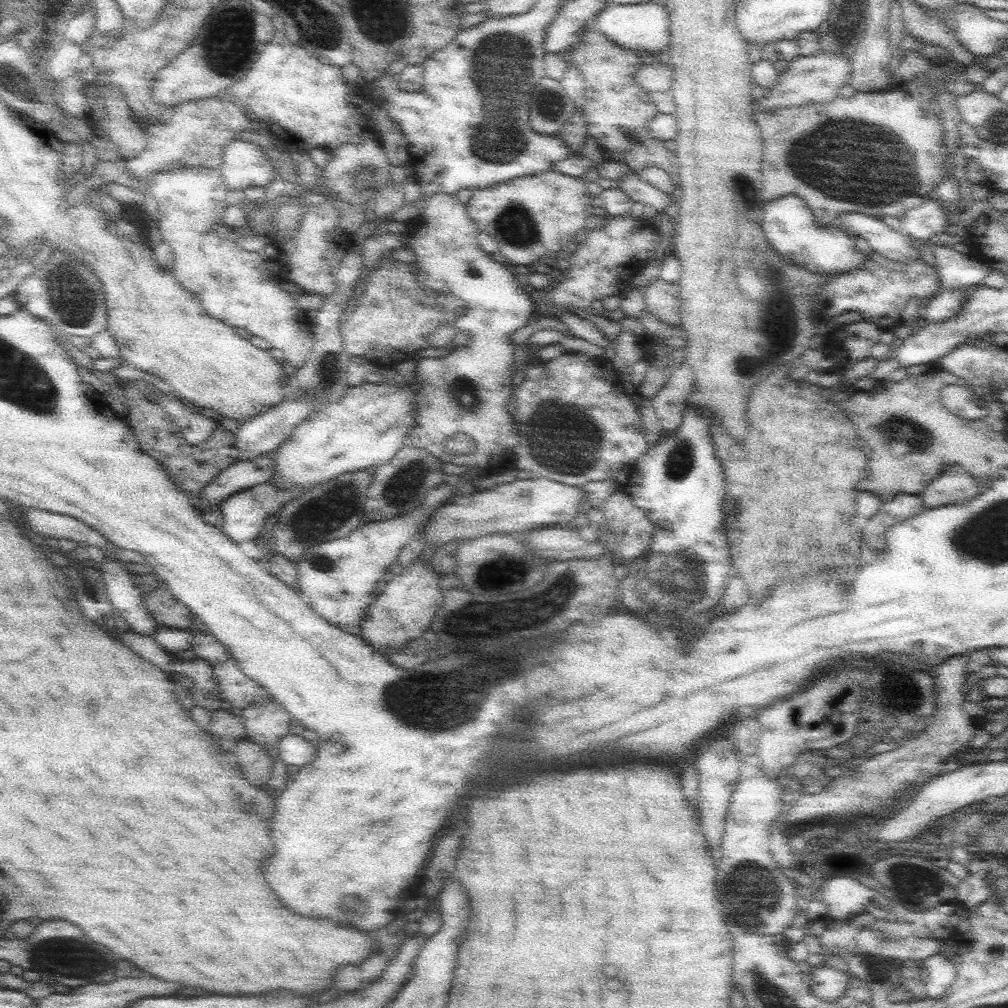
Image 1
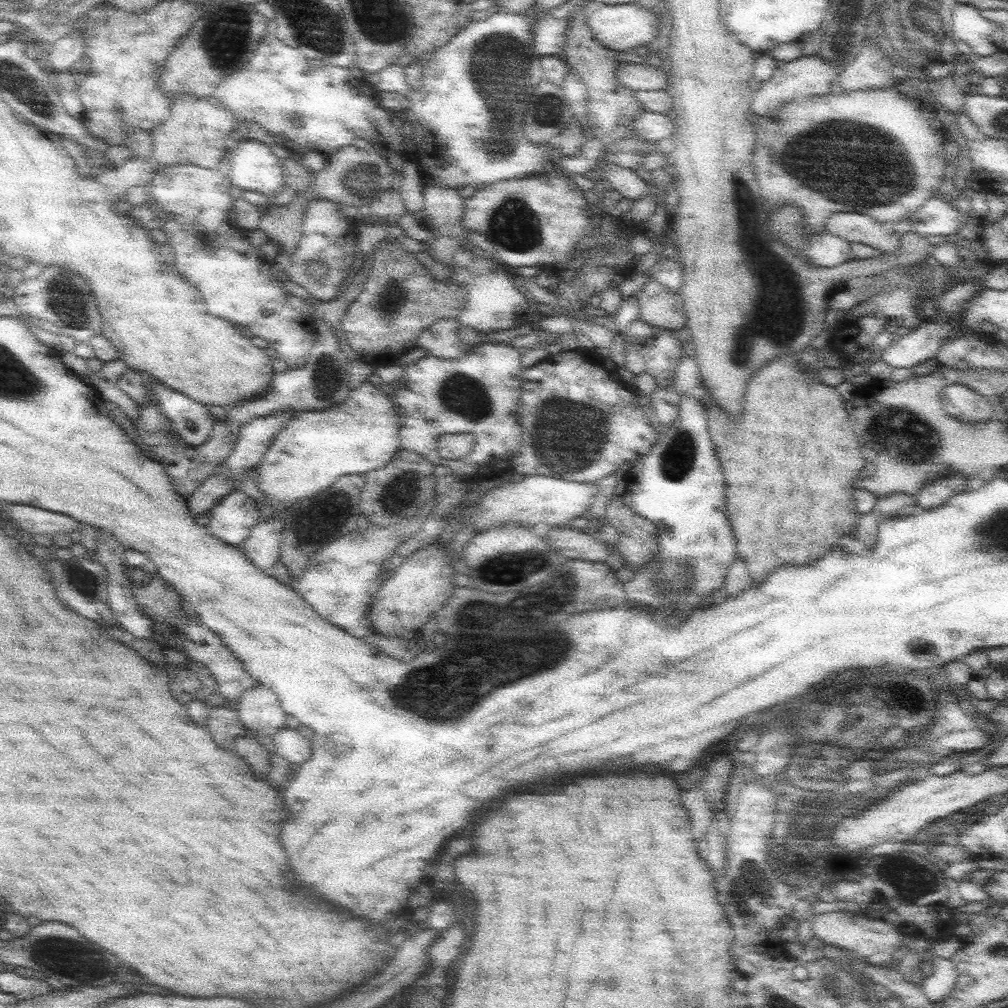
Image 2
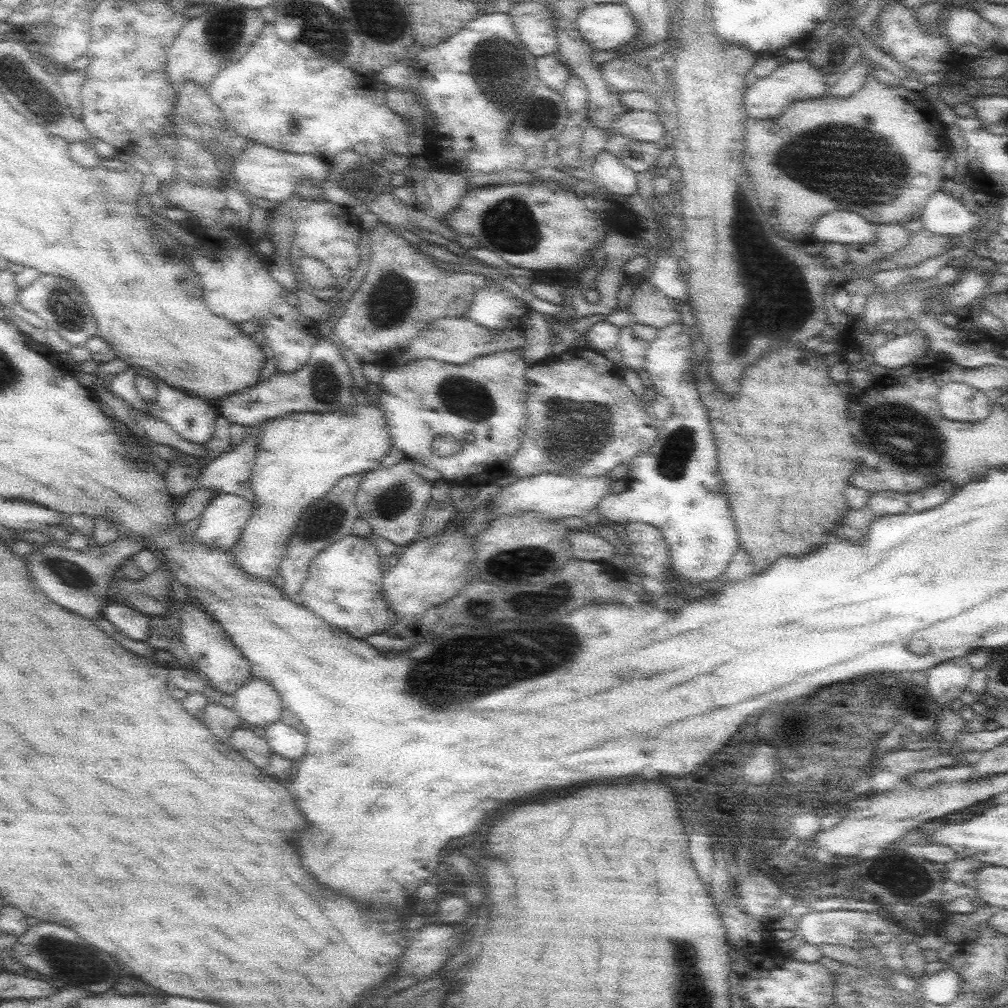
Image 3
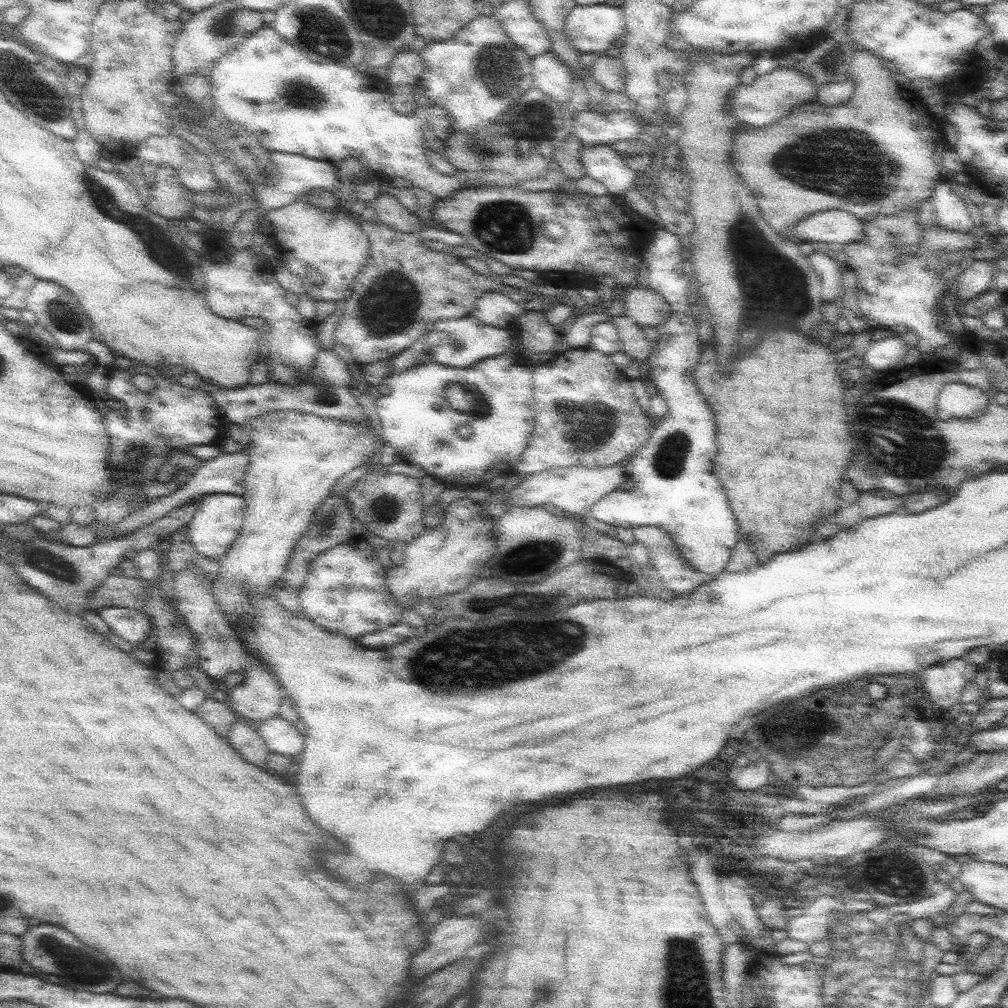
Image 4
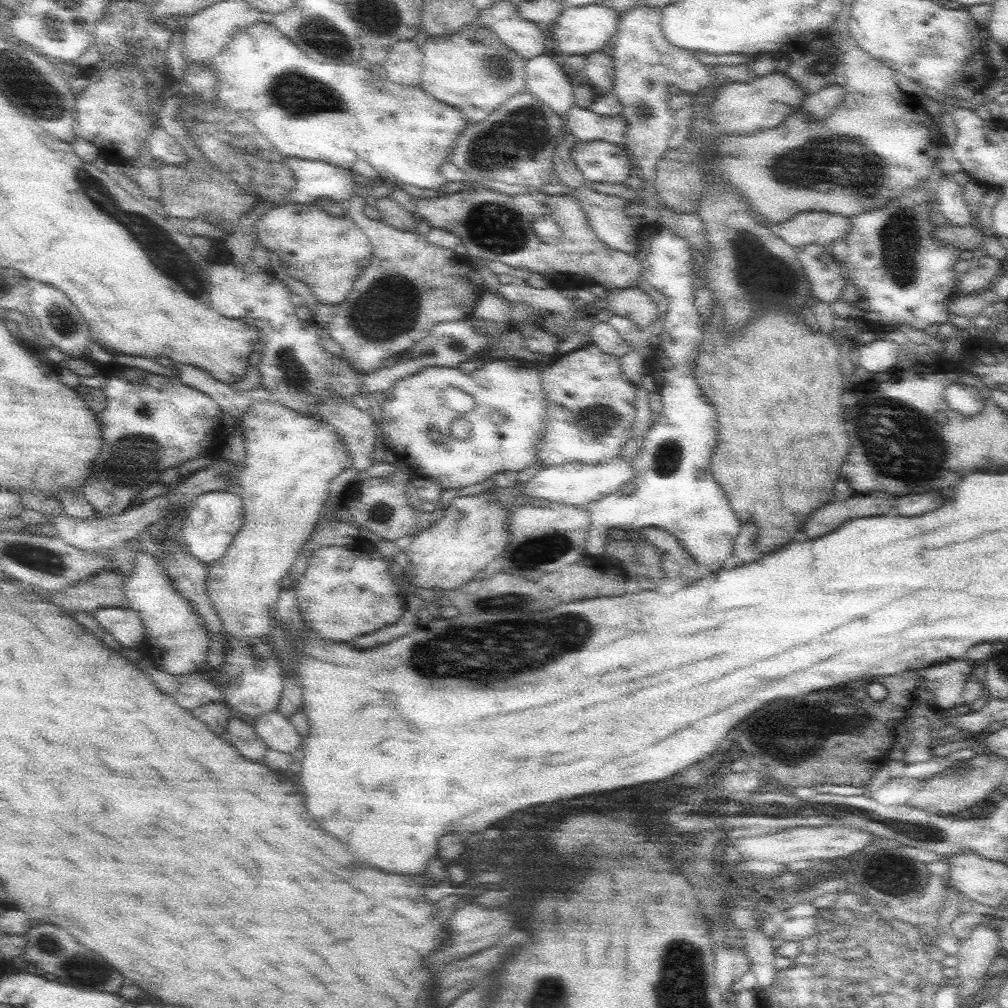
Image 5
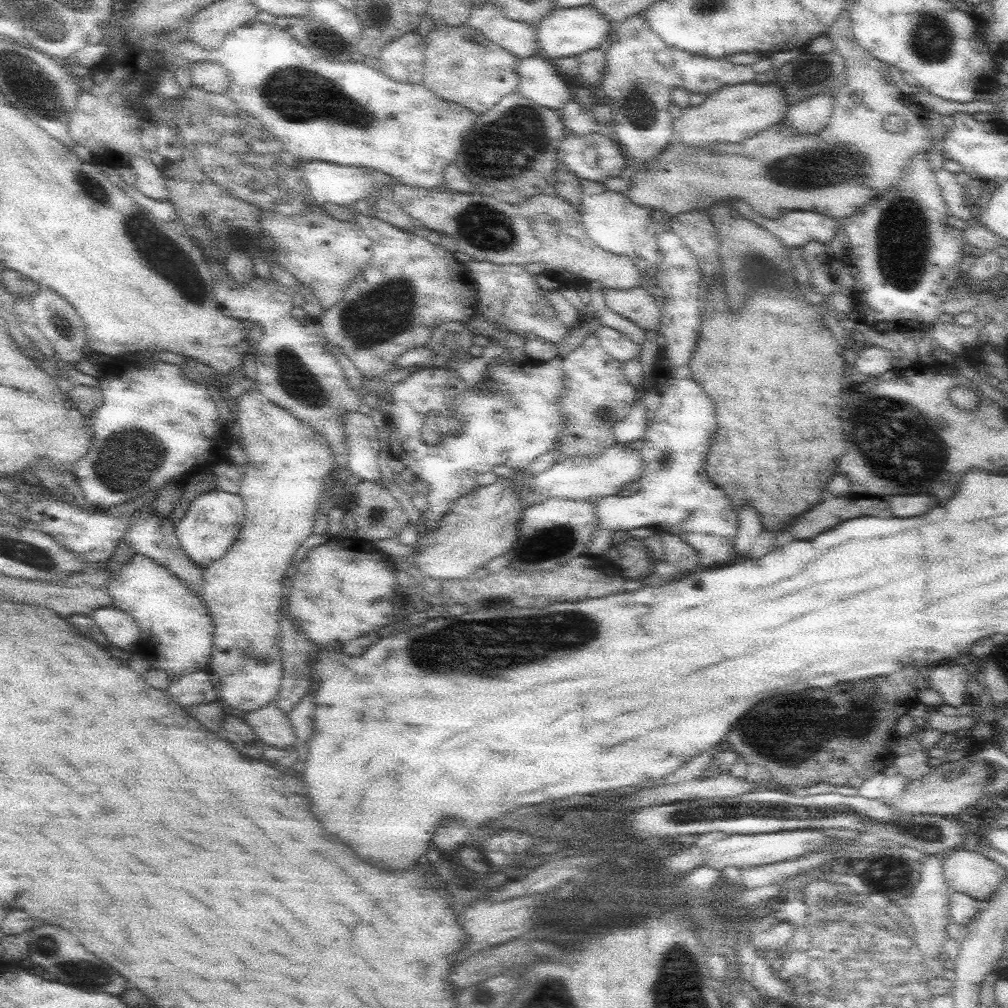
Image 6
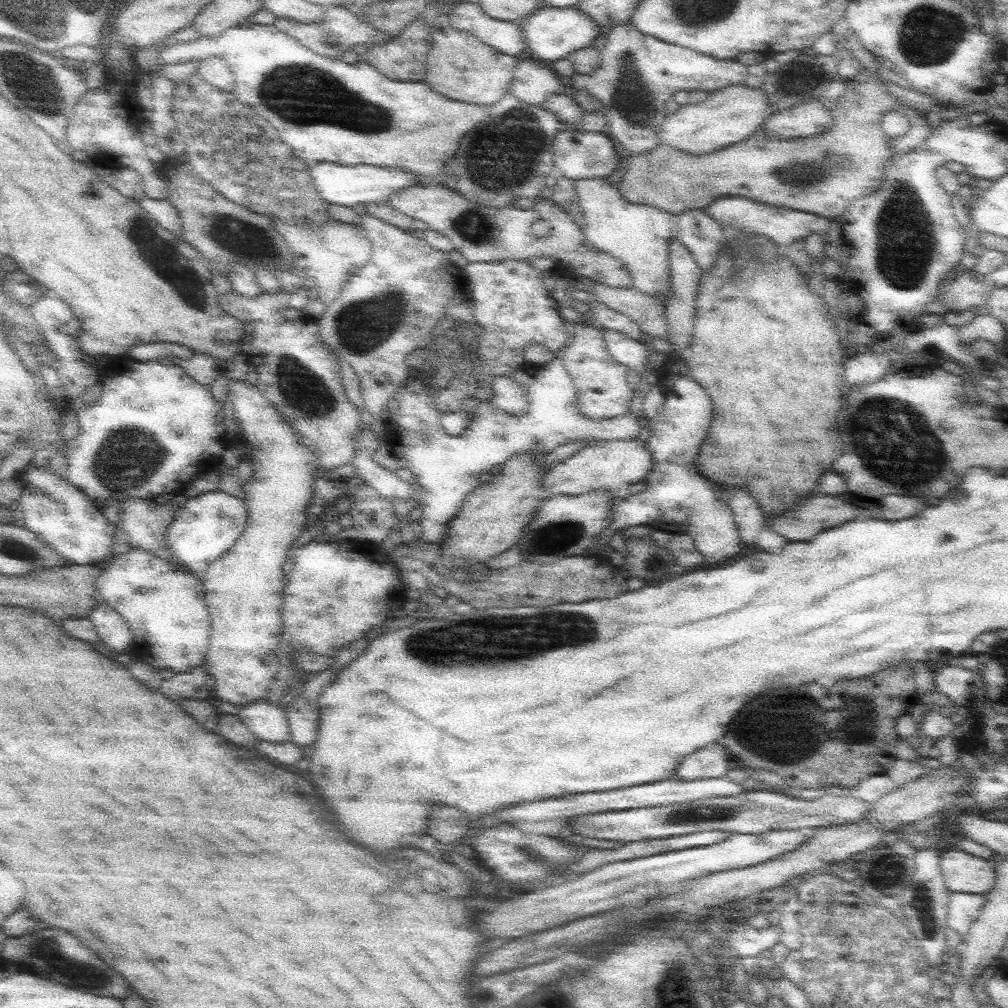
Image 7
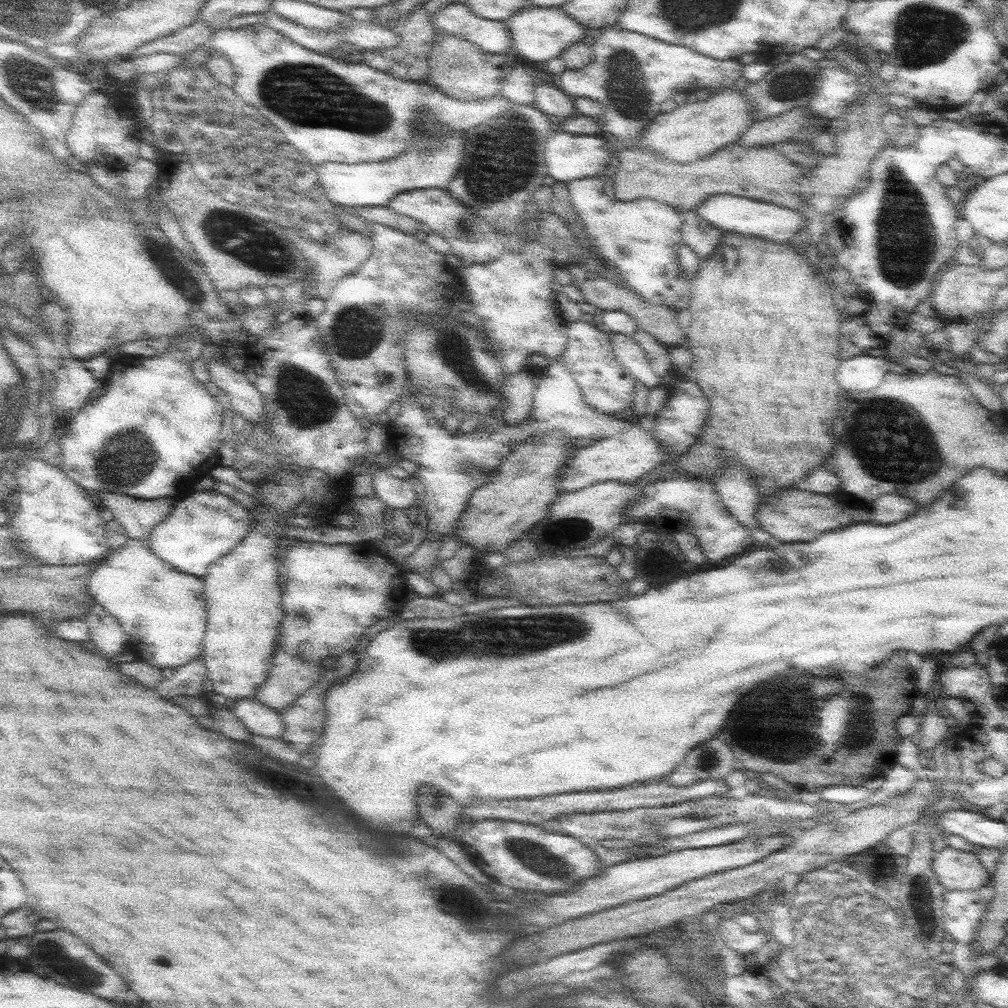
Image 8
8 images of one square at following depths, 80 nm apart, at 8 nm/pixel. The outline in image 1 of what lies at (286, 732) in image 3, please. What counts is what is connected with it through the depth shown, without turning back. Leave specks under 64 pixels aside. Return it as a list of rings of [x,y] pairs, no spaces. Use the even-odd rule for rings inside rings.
[[[289,732],[278,743],[280,758],[292,770],[299,770],[303,766],[310,764],[317,755],[317,748],[301,734]]]

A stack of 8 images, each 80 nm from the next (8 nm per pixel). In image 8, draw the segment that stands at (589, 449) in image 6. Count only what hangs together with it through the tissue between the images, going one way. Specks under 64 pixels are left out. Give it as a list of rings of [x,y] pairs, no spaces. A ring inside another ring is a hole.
[[[584,320],[574,321],[568,326],[568,348],[561,357],[565,368],[582,389],[584,401],[606,415],[632,408],[636,380],[635,376],[616,359],[610,335],[601,326],[588,324]]]

